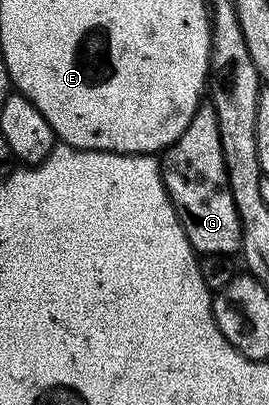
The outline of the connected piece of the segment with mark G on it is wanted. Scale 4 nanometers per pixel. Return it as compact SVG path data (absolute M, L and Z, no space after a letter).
M199 106L192 121L188 121L188 129L184 129L173 145L166 148L160 166L162 184L195 252L199 256L233 256L242 245L241 223L233 203L232 189L229 188L217 114L212 106Z

